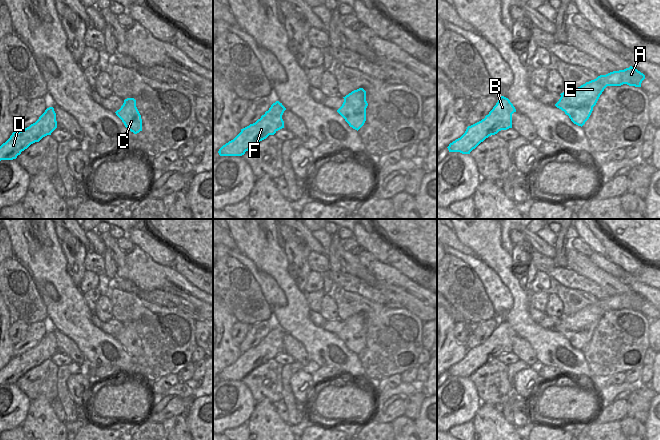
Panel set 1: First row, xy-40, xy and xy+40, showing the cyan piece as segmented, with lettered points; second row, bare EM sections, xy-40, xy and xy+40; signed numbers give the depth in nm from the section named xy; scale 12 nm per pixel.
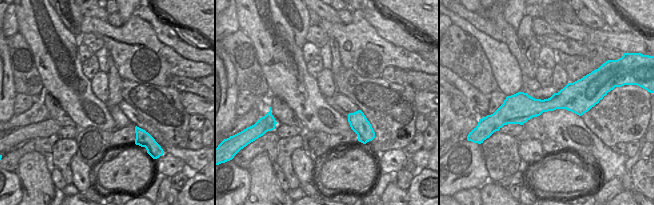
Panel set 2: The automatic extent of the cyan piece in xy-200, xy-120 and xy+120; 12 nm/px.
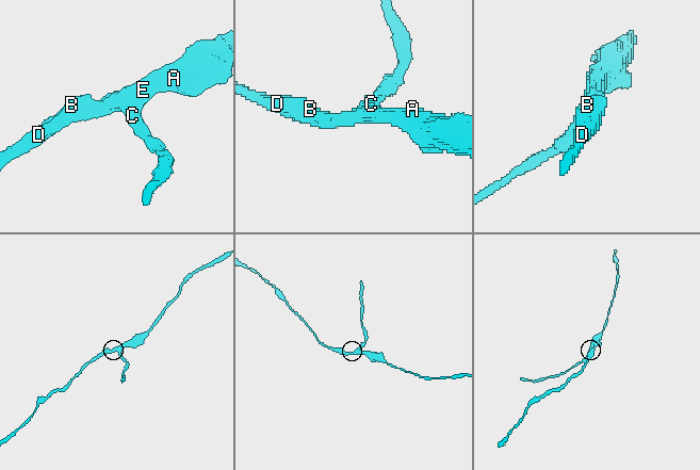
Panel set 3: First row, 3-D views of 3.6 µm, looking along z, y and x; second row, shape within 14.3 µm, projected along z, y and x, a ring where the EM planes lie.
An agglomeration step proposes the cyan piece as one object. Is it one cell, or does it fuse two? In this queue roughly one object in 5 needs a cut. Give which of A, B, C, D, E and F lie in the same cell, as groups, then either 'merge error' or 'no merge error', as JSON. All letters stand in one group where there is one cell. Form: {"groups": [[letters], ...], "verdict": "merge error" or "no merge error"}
{"groups": [["A", "B", "C", "D", "E", "F"]], "verdict": "no merge error"}

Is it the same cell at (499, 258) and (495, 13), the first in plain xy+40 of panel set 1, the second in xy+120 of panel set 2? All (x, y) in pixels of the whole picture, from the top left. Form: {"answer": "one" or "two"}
{"answer": "one"}

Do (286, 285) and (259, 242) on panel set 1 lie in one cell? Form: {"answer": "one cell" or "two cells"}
{"answer": "one cell"}

